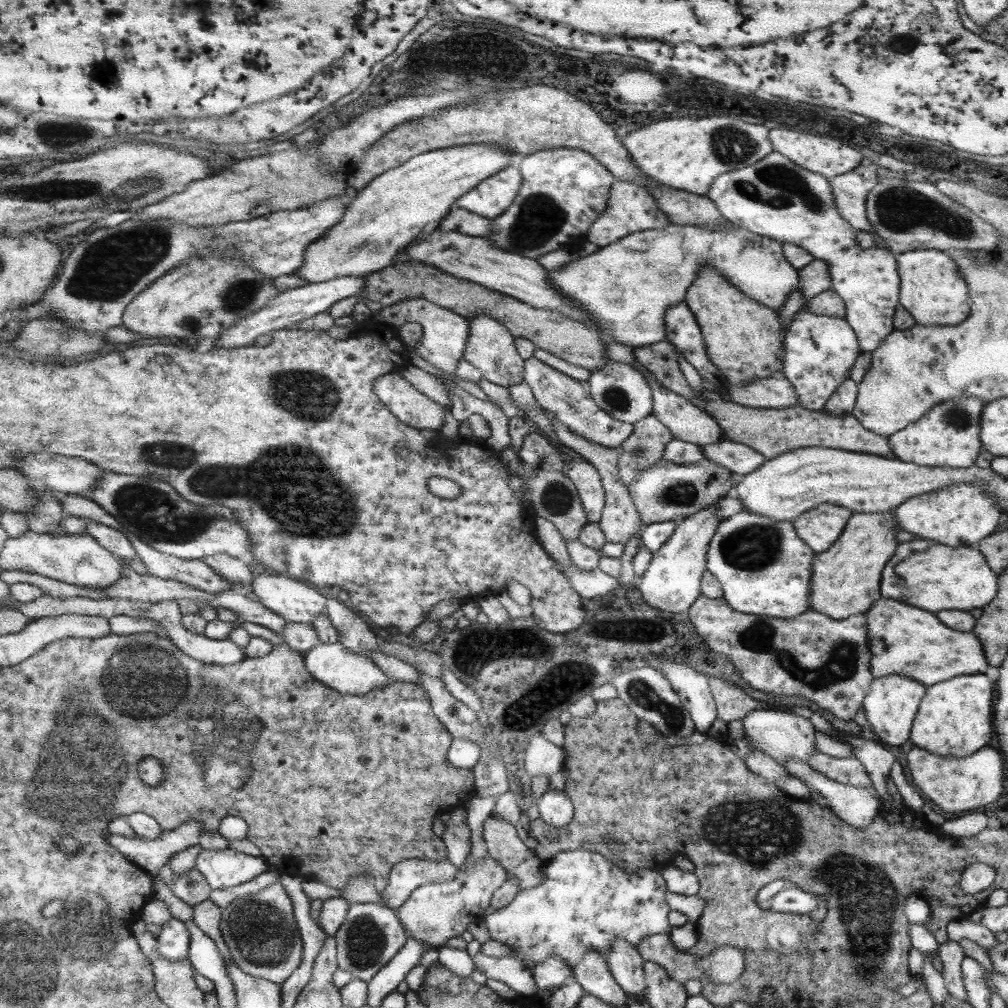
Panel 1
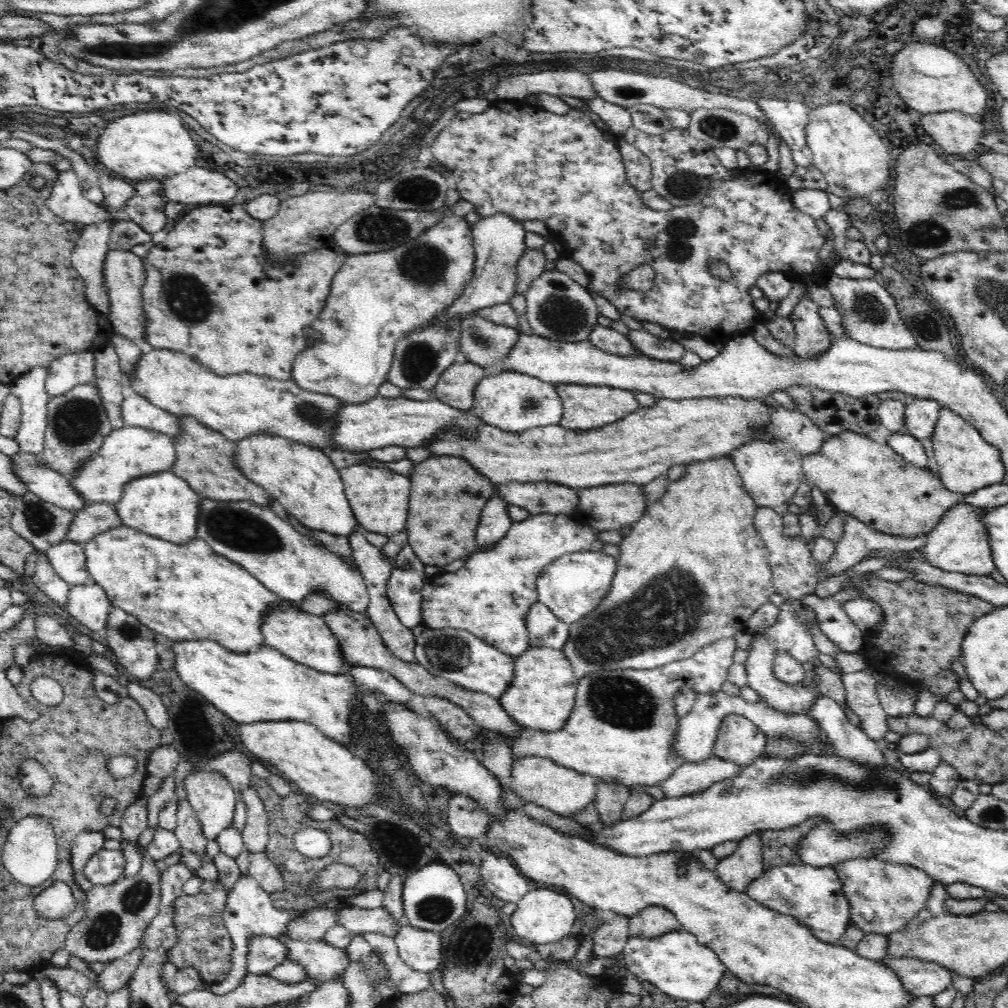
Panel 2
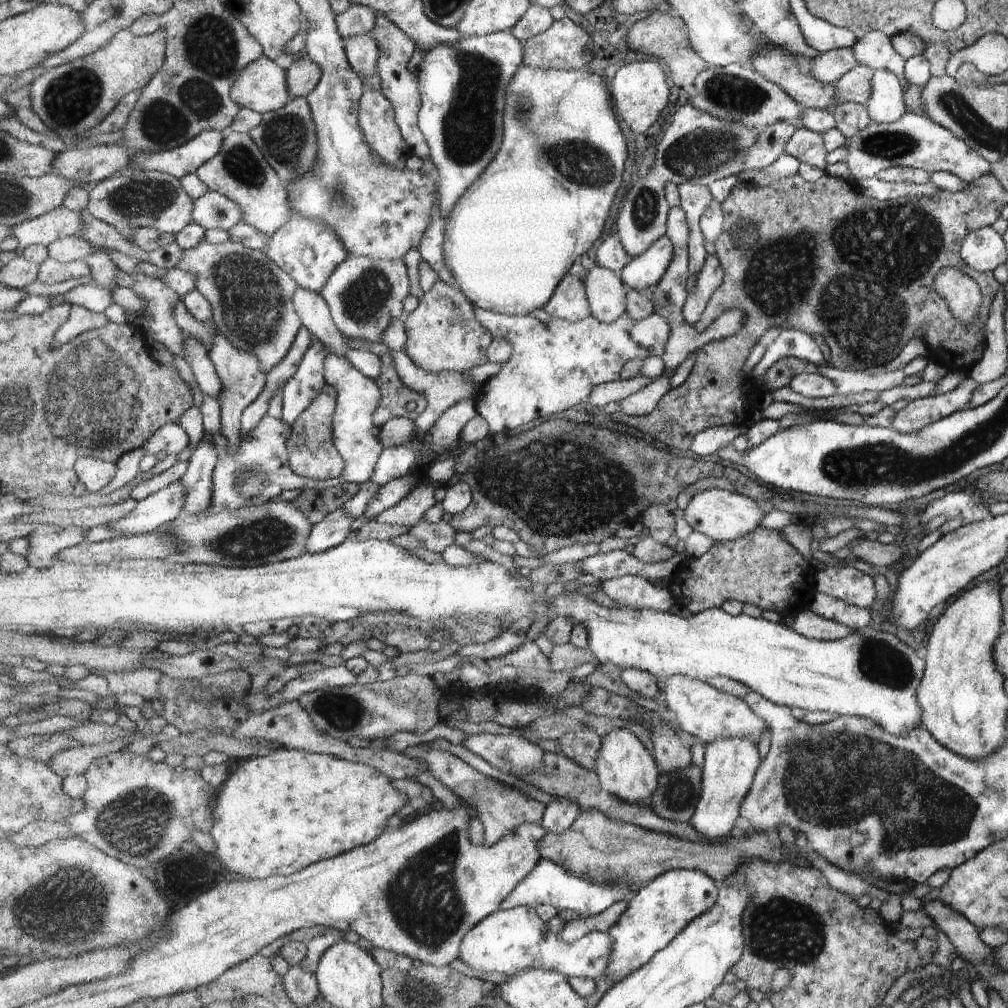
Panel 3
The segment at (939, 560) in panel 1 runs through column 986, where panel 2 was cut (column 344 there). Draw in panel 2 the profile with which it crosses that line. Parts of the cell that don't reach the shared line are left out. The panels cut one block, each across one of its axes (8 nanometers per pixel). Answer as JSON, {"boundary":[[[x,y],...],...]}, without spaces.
{"boundary":[[[200,495],[197,524],[198,538],[210,545],[216,554],[244,567],[244,570],[256,577],[266,589],[277,597],[299,603],[306,594],[310,594],[312,591],[322,591],[330,594],[335,602],[367,616],[370,595],[367,592],[362,573],[348,567],[348,563],[344,563],[338,555],[330,553],[326,547],[318,547],[306,536],[301,536],[270,506],[260,506],[248,501],[218,501]]]}

